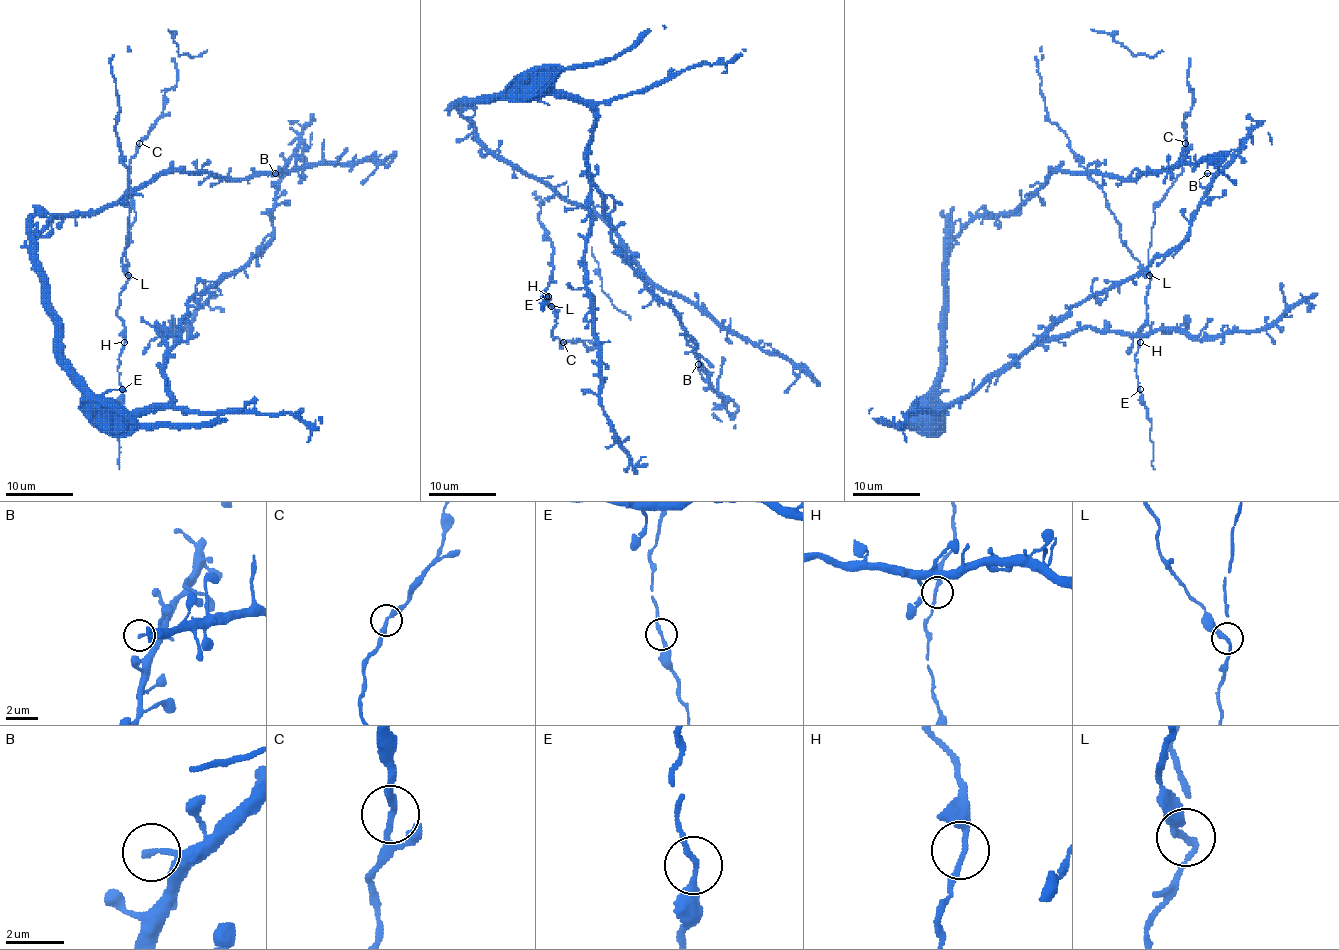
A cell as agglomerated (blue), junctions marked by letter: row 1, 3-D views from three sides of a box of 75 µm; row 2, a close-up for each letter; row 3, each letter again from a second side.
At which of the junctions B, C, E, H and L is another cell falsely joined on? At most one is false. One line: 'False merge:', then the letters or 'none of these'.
False merge: L

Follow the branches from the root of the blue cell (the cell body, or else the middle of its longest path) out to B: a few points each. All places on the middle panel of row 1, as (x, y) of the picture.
B: (563, 98), (580, 98), (591, 110), (588, 181), (602, 198), (612, 239), (696, 342), (705, 369), (698, 364)

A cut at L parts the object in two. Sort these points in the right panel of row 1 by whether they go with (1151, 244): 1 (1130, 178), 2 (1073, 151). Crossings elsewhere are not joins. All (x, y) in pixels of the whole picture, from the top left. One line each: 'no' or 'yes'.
1: yes
2: no

